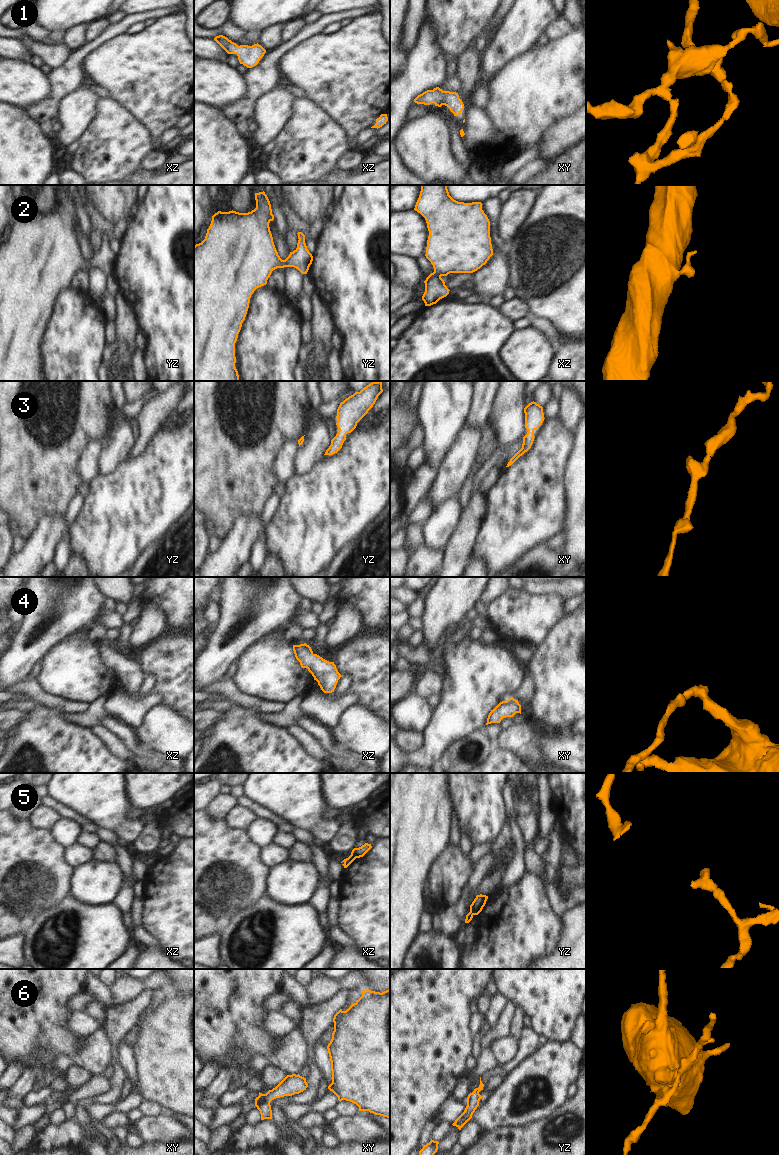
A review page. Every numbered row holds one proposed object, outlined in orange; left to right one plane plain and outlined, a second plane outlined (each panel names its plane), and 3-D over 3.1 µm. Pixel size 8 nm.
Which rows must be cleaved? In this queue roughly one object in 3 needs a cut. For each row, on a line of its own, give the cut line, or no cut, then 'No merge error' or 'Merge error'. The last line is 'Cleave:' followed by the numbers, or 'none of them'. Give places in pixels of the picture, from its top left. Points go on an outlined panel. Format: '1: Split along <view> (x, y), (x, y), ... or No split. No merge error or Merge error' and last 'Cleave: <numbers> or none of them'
1: No split. No merge error
2: No split. No merge error
3: No split. No merge error
4: No split. No merge error
5: Split along xz (351, 853), (356, 857). Merge error
6: Split along xy (262, 1094), (262, 1097), (269, 1103). Merge error
Cleave: 5, 6.

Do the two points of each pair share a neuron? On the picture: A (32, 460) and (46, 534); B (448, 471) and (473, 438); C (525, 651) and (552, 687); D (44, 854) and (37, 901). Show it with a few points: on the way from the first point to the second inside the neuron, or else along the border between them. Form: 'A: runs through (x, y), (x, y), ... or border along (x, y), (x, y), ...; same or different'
A: border along (64, 513), (44, 514), (30, 535); different
B: runs through (456, 463), (463, 456), (467, 446); same
C: border along (536, 646), (527, 664); different
D: runs through (37, 866), (37, 889); same

